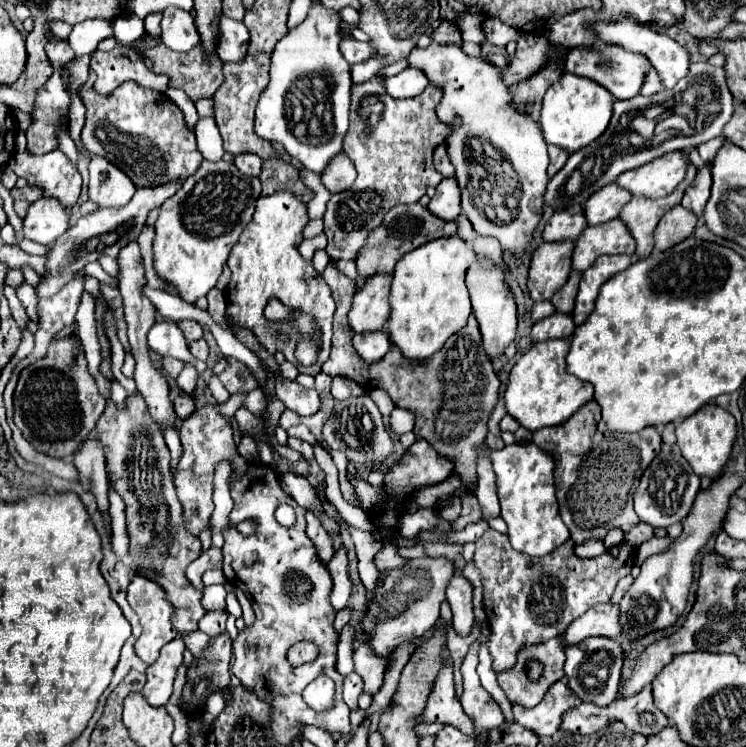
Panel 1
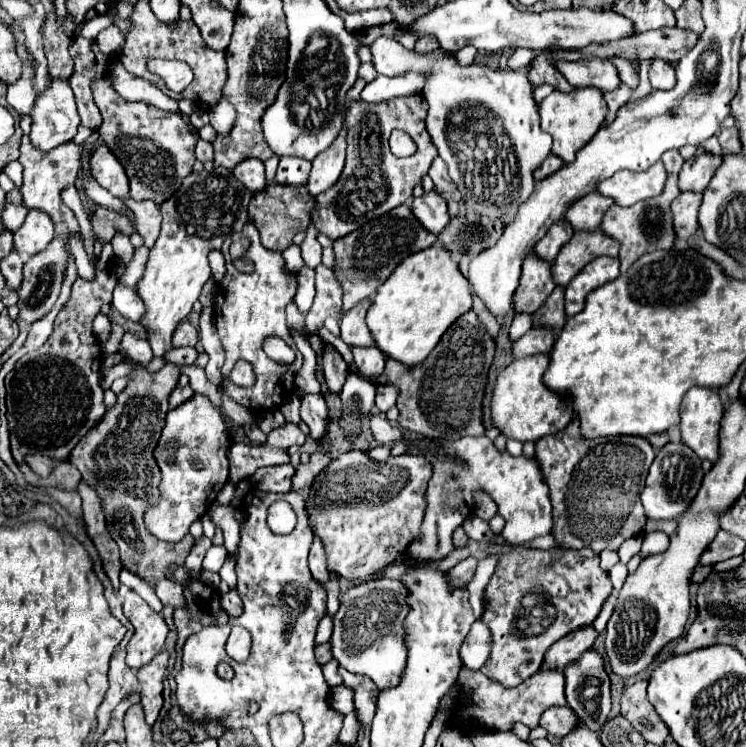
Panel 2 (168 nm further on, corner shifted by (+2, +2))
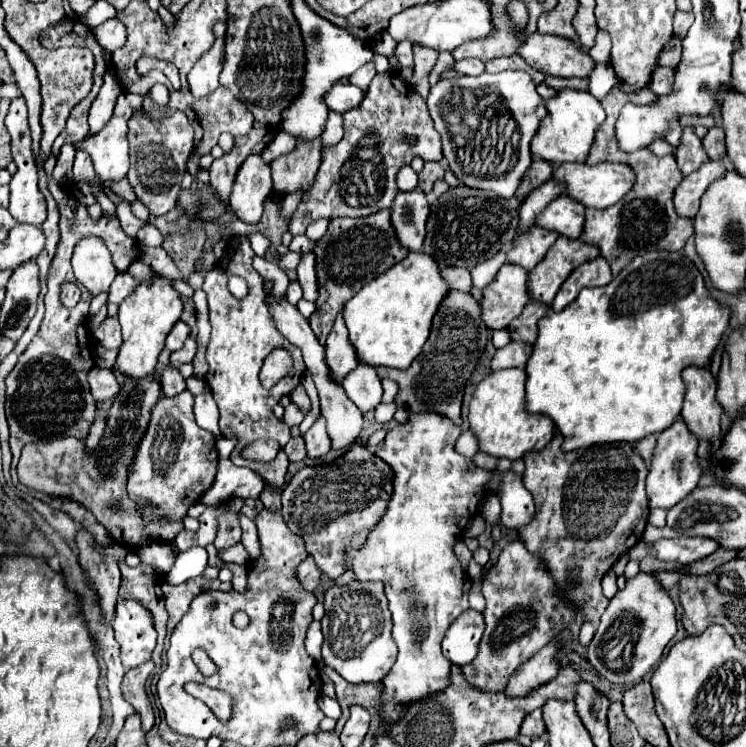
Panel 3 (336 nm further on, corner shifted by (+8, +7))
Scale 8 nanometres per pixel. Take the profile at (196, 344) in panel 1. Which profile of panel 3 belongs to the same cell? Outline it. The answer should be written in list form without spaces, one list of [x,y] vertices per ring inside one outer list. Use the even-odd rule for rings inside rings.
[[[164,348],[158,357],[155,368],[166,397],[174,397],[186,389],[185,379],[179,370],[169,367],[170,351]]]

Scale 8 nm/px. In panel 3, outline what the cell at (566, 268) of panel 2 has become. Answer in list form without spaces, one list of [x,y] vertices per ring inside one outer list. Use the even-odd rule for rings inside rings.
[[[558,237],[556,243],[550,247],[546,257],[532,269],[530,273],[530,295],[546,305],[552,305],[554,295],[558,293],[560,285],[566,277],[584,261],[596,259],[600,249],[596,245],[584,243],[580,239]]]

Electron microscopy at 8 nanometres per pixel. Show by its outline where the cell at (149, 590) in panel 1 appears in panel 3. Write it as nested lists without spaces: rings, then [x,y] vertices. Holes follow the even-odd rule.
[[[120,599],[116,619],[112,623],[116,641],[120,643],[120,659],[126,669],[132,669],[152,657],[156,647],[156,629],[152,613],[134,599]]]

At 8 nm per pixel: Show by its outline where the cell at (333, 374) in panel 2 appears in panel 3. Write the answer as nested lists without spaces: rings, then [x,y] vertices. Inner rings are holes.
[[[390,209],[372,213],[368,217],[360,217],[360,219],[342,217],[342,219],[330,221],[328,233],[318,241],[318,247],[316,247],[320,309],[316,303],[314,315],[308,319],[312,331],[316,333],[316,337],[322,345],[332,329],[336,315],[344,309],[346,301],[350,301],[362,285],[370,283],[380,273],[388,271],[392,265],[402,261],[406,255],[408,255],[408,249],[400,245],[396,233],[394,233],[394,227],[390,223]]]

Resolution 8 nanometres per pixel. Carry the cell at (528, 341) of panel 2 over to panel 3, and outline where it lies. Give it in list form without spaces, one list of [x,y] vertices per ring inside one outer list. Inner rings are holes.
[[[510,341],[506,347],[498,349],[492,357],[492,371],[508,367],[524,367],[532,355],[532,345],[524,341]]]

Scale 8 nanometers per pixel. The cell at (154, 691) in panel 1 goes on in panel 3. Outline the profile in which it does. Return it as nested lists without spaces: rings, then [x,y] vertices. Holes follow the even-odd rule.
[[[146,661],[134,669],[130,669],[124,675],[122,681],[122,693],[124,699],[134,707],[134,711],[142,719],[142,731],[150,731],[154,725],[154,709],[150,703],[150,697],[146,693],[146,681],[154,671],[154,661]]]

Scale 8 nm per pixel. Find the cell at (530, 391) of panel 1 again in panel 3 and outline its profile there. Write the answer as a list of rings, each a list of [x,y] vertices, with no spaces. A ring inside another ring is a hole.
[[[510,367],[510,369],[500,369],[490,373],[484,381],[480,381],[480,385],[474,391],[474,397],[470,401],[470,411],[468,411],[468,419],[470,419],[470,429],[478,435],[480,439],[480,449],[494,455],[494,457],[508,457],[508,459],[520,459],[526,451],[536,449],[540,445],[540,449],[544,449],[544,445],[548,445],[548,441],[552,441],[556,425],[550,417],[542,415],[542,413],[530,413],[526,411],[526,401],[524,401],[524,389],[526,389],[526,371],[522,367]]]

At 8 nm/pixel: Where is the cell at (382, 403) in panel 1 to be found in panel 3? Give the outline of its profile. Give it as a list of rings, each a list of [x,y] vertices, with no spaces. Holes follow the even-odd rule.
[[[382,379],[382,387],[384,387],[384,395],[382,395],[382,403],[394,403],[394,397],[398,393],[398,385],[392,379]]]

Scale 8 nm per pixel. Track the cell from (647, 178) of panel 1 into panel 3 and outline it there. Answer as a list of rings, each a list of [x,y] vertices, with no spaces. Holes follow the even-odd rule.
[[[610,161],[596,163],[596,165],[564,163],[560,167],[554,167],[554,177],[568,185],[570,197],[578,199],[586,207],[596,207],[596,209],[604,209],[604,207],[614,205],[616,201],[620,201],[620,197],[624,197],[624,193],[628,193],[636,185],[636,171],[634,171],[632,165],[610,163]]]

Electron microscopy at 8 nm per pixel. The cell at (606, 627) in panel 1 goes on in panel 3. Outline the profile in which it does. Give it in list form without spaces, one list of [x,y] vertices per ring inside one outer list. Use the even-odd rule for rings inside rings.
[[[552,641],[516,669],[516,673],[508,681],[506,693],[518,697],[526,695],[530,689],[536,689],[538,685],[548,683],[552,677],[556,677],[558,669],[558,643]]]

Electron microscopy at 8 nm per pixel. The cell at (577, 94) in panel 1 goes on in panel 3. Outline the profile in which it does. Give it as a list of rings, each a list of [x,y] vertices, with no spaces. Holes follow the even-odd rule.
[[[560,89],[554,97],[546,101],[546,117],[540,121],[538,135],[532,139],[532,153],[554,163],[562,165],[566,161],[584,161],[588,149],[594,139],[594,131],[604,121],[606,113],[598,99],[594,99],[588,91],[576,89]]]

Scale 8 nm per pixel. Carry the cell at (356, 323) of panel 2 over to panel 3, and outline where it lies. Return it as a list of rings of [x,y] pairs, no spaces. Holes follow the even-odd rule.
[[[342,313],[336,317],[332,333],[328,335],[328,341],[326,341],[326,363],[336,381],[342,381],[342,377],[350,373],[358,363],[358,353],[348,337],[348,329]]]

